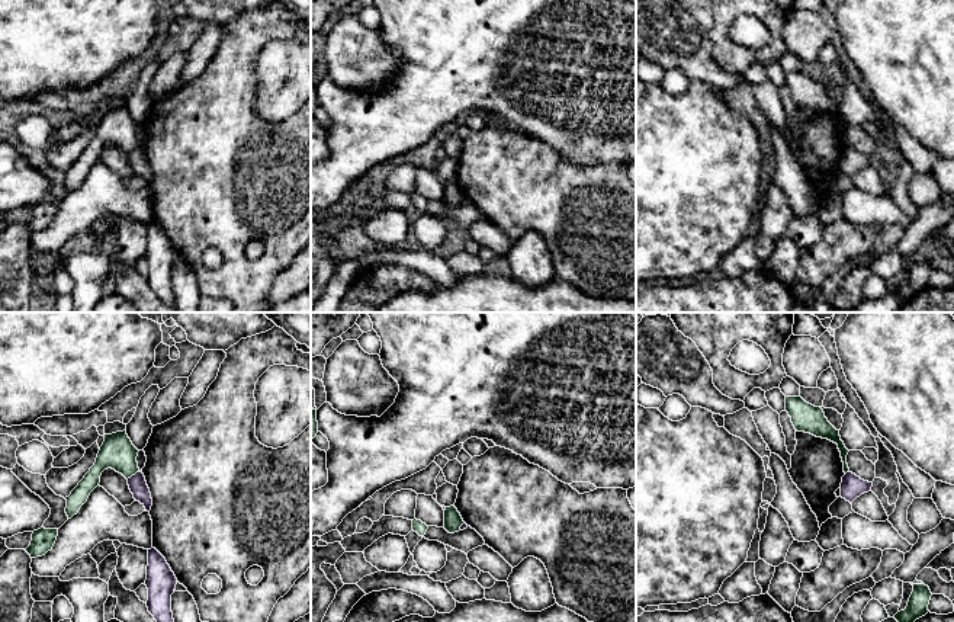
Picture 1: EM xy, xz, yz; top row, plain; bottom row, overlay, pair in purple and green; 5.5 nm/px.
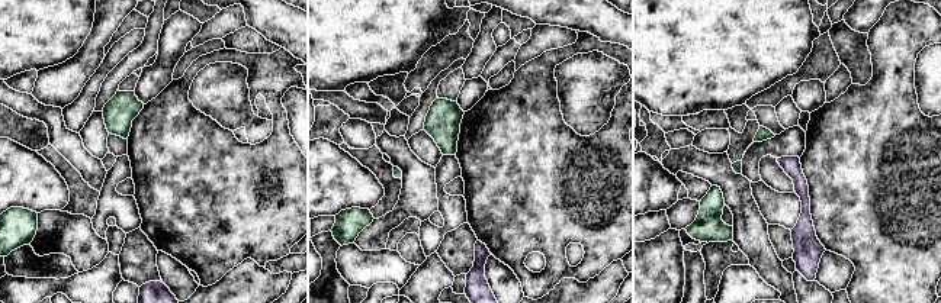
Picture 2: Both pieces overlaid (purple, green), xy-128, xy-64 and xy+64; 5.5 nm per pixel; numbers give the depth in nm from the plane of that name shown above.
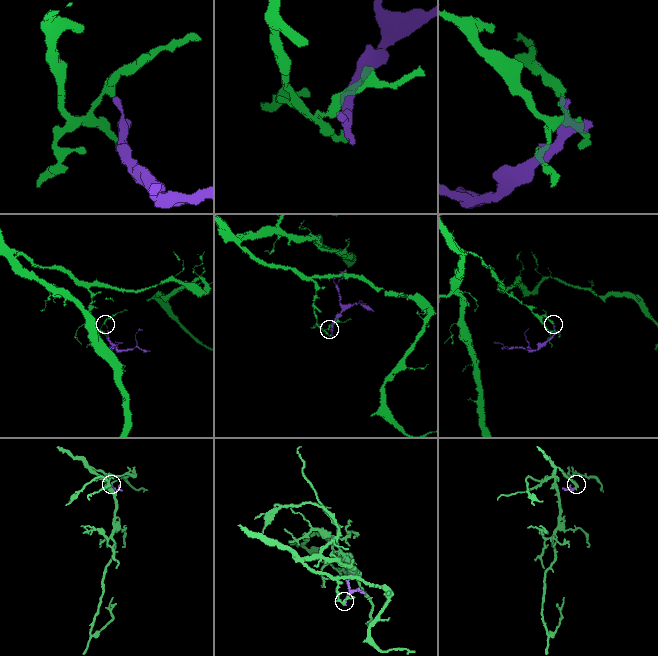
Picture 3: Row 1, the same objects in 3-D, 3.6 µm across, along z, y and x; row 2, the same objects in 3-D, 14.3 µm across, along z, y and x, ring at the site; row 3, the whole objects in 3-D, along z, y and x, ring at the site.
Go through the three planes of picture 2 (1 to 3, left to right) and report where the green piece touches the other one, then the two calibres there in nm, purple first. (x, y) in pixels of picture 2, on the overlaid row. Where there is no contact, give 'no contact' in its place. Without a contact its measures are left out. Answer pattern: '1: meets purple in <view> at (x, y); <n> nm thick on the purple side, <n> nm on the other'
1: no contact
2: no contact
3: no contact

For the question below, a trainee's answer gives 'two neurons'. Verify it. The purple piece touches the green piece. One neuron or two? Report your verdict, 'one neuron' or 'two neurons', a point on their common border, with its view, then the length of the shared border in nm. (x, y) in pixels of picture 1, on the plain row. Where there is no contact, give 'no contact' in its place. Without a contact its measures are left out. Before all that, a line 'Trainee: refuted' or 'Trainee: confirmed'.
Trainee: confirmed
two neurons; contact xy (132, 150); length 90 nm

